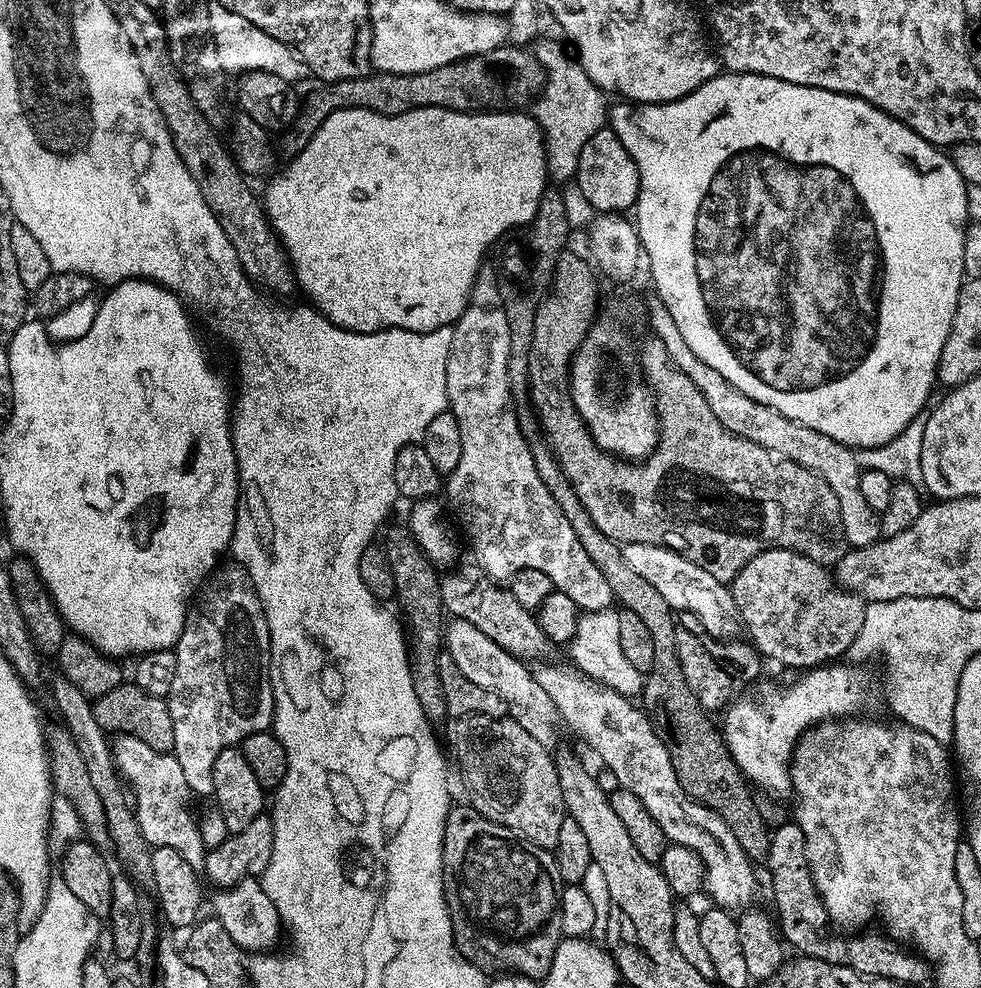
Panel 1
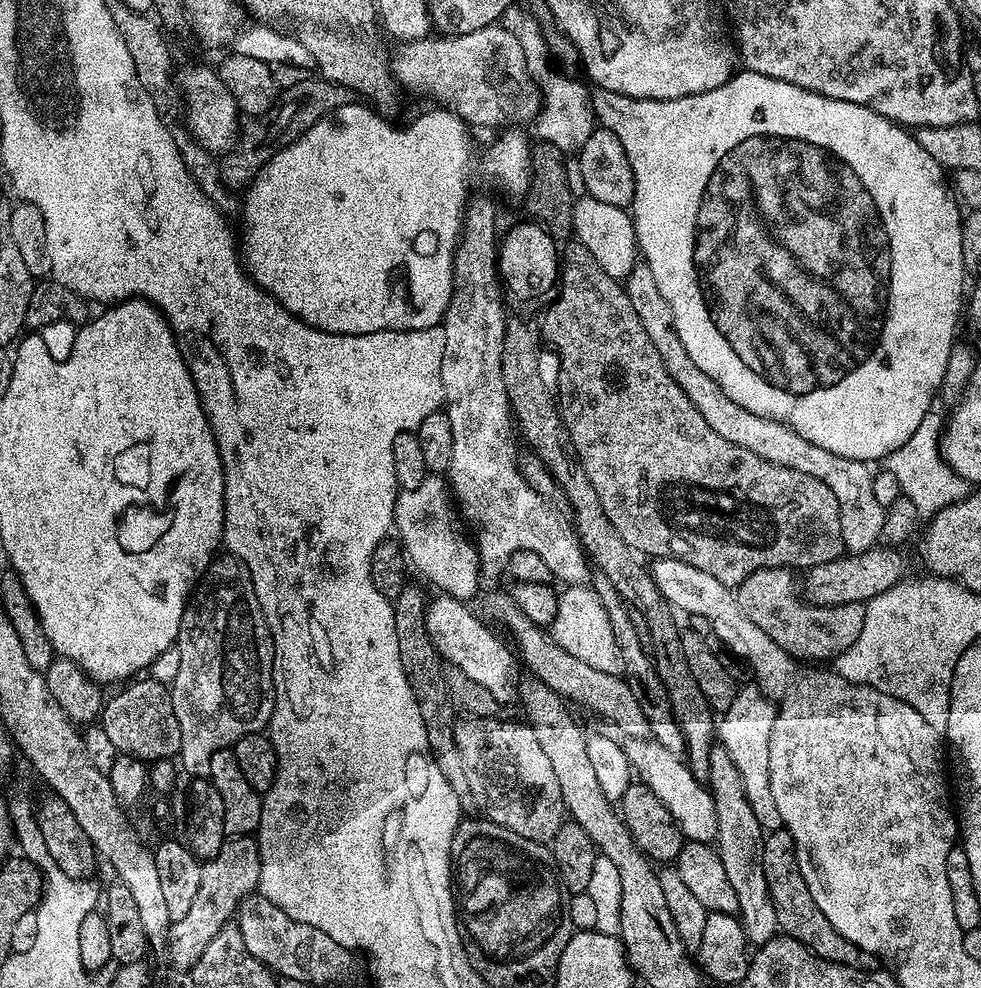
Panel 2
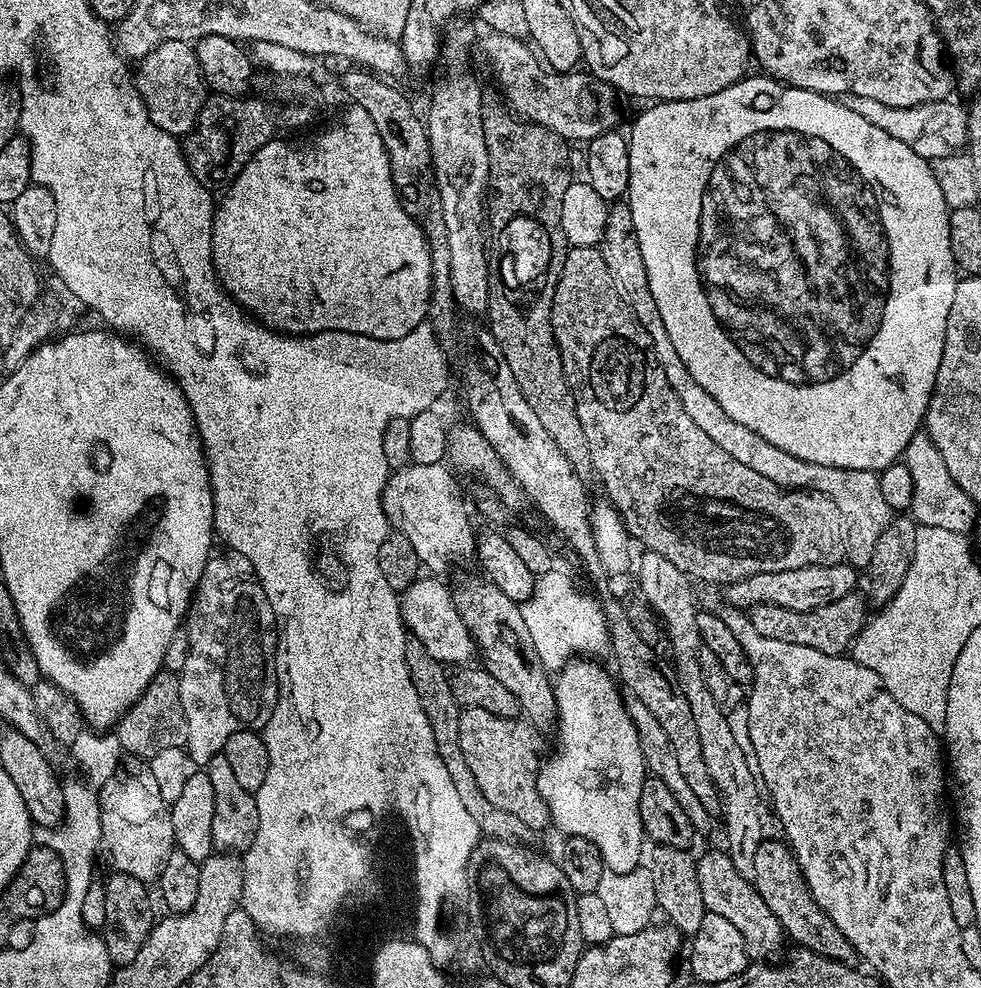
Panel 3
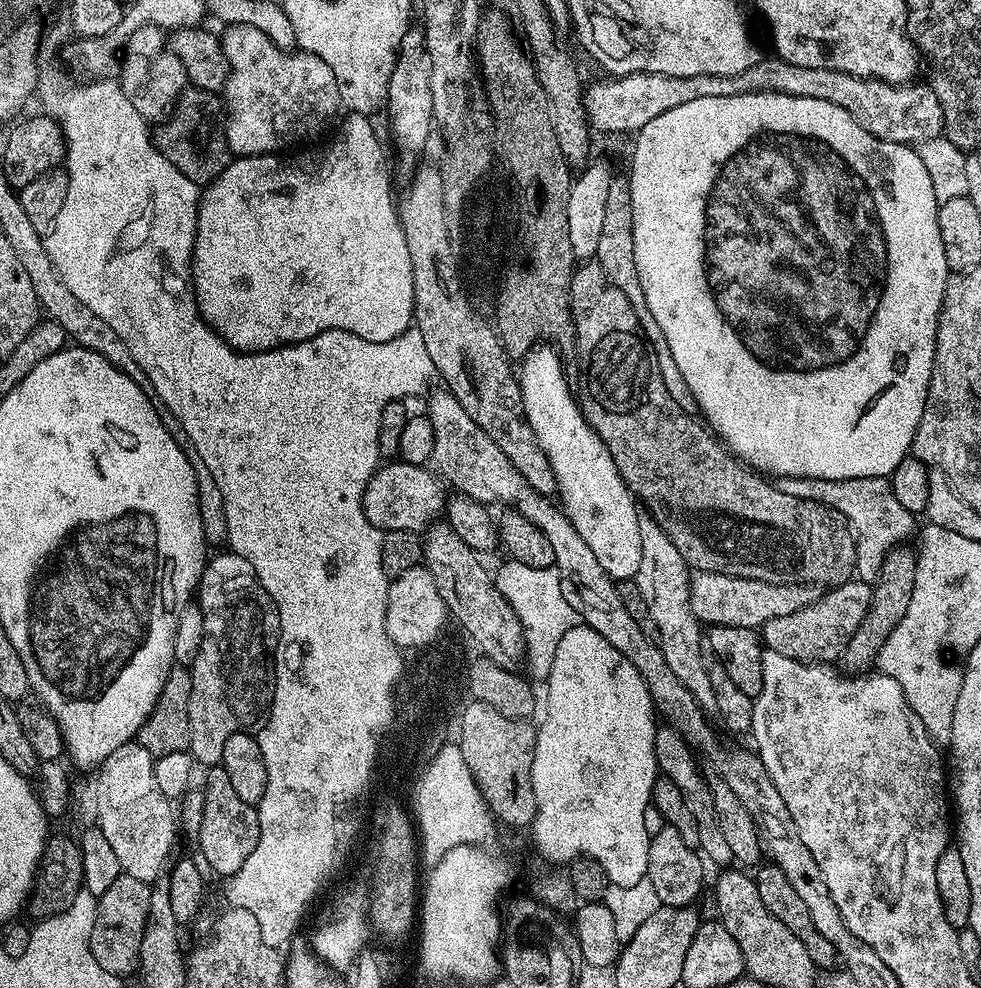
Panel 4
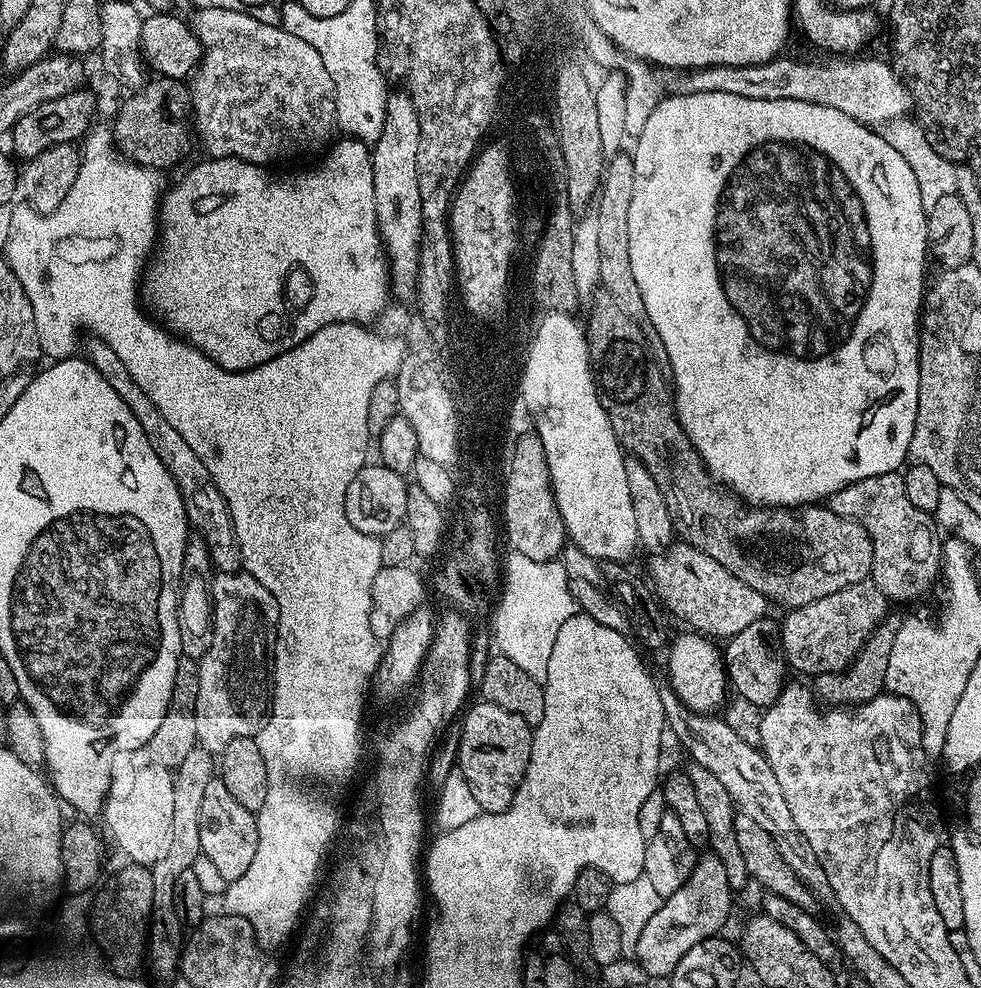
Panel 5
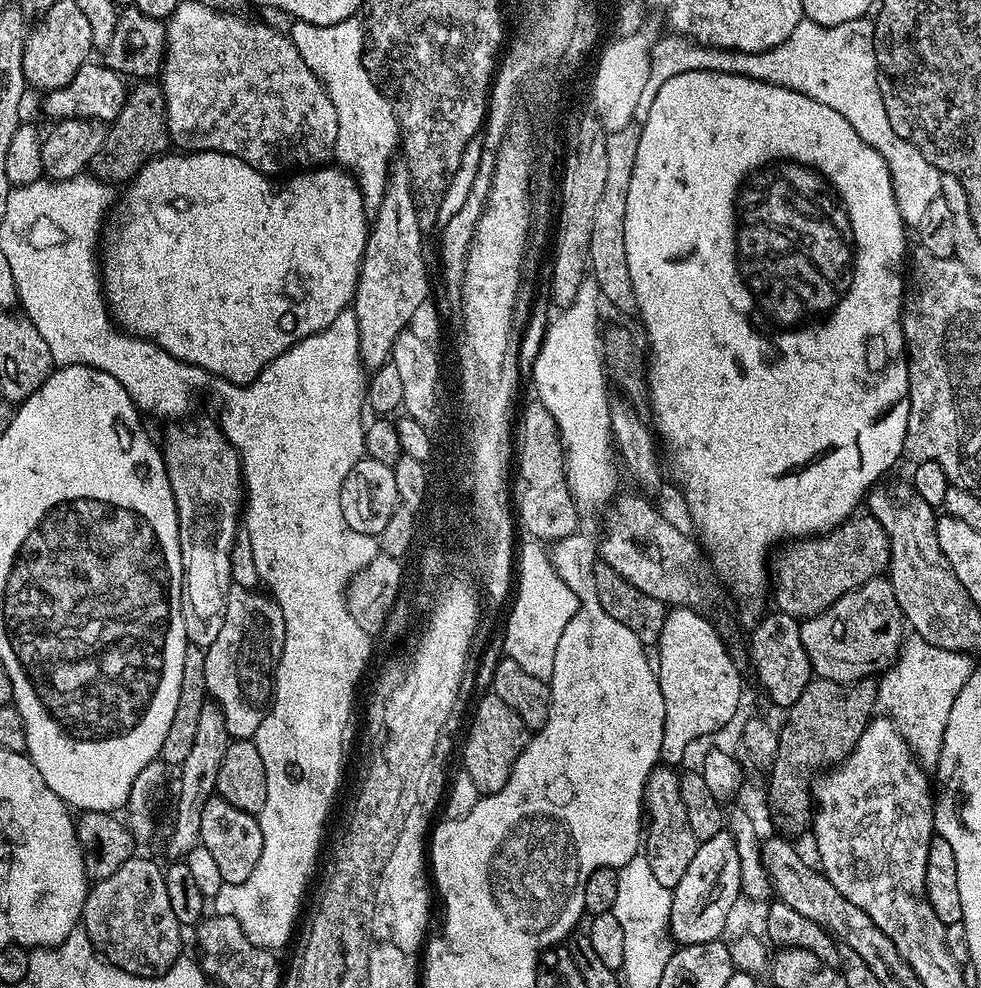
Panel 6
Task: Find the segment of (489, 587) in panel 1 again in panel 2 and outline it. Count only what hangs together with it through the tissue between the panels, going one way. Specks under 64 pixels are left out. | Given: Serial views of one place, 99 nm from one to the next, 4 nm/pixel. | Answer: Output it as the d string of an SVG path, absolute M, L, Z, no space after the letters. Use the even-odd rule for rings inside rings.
M507 591L490 593L484 600L484 612L483 615L489 621L497 620L512 635L511 643L519 659L520 656L524 659L535 679L550 686L550 690L554 690L573 705L581 704L582 707L613 720L625 732L625 737L642 740L649 735L647 716L623 675L594 670L594 666L586 666L586 662L574 658L572 654L566 654L566 650L553 642L551 635L541 625L530 622L530 618L526 618L526 614L518 610Z

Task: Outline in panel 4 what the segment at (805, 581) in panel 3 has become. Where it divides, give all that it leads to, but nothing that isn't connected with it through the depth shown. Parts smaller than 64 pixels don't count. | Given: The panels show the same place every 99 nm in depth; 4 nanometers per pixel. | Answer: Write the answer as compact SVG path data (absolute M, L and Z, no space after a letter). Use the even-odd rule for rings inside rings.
M696 572L691 577L690 606L701 625L742 626L753 630L763 629L766 622L794 614L810 606L822 595L814 584L779 584L762 582L754 578L727 576L717 572Z

